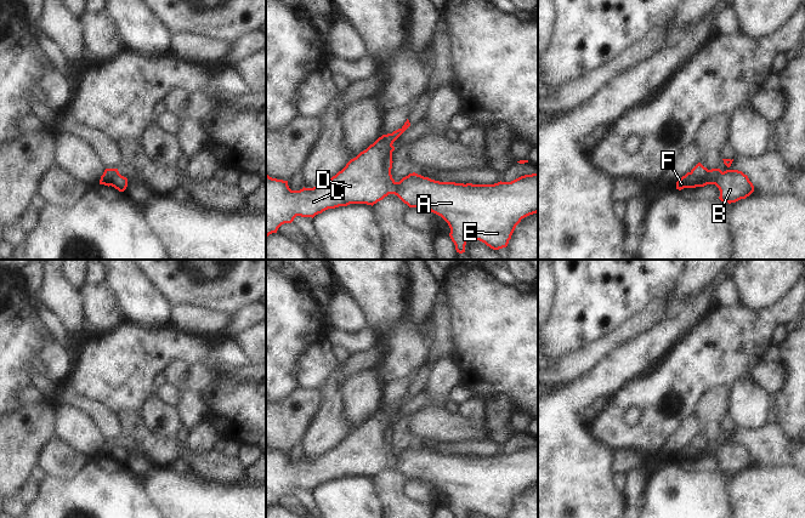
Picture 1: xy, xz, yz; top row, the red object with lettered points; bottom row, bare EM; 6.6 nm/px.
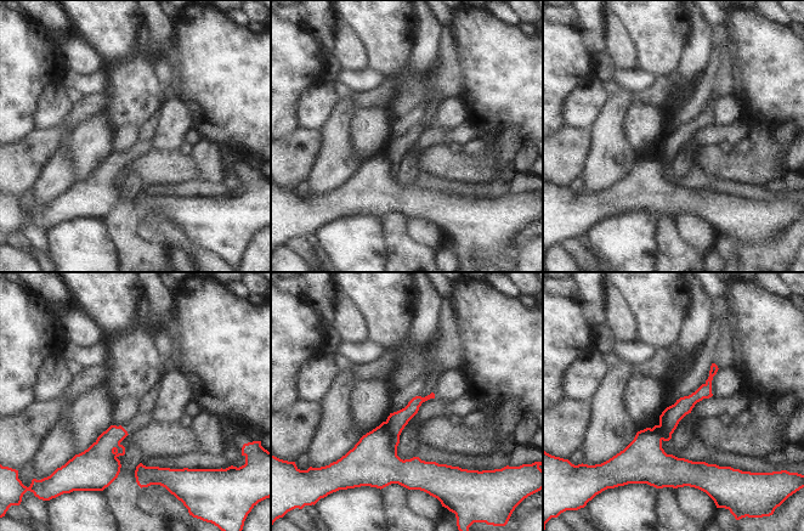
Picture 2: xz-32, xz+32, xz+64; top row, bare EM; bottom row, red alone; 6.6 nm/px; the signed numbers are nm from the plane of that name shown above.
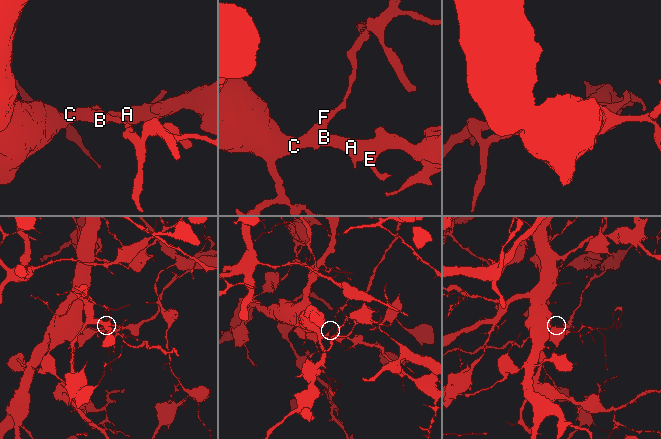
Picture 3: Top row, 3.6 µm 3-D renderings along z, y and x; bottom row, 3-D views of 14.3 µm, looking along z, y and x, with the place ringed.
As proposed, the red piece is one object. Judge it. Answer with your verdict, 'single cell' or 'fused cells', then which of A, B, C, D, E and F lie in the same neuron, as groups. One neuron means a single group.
fused cells; A B C D E / F

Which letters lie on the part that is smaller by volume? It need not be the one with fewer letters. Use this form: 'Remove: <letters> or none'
Remove: F.

